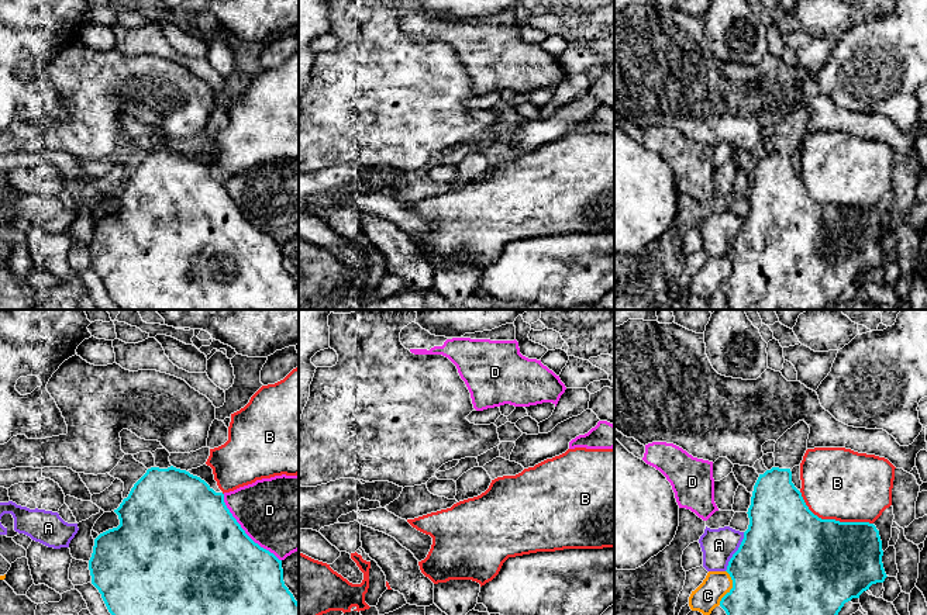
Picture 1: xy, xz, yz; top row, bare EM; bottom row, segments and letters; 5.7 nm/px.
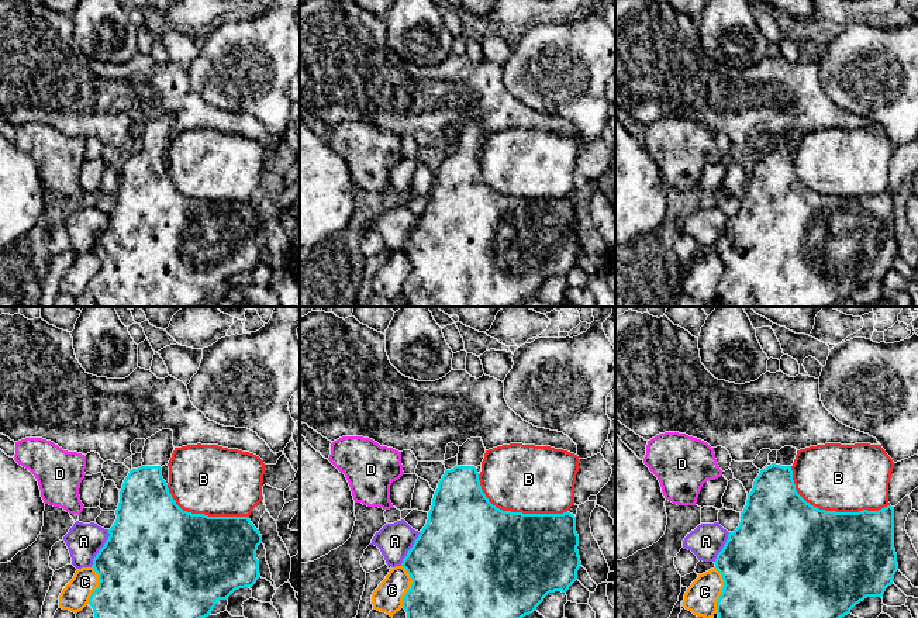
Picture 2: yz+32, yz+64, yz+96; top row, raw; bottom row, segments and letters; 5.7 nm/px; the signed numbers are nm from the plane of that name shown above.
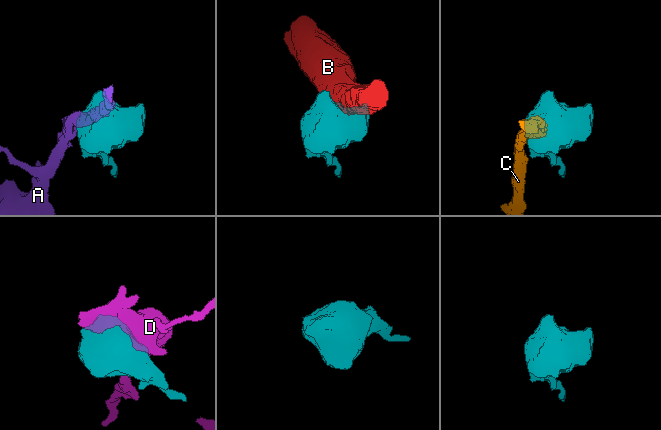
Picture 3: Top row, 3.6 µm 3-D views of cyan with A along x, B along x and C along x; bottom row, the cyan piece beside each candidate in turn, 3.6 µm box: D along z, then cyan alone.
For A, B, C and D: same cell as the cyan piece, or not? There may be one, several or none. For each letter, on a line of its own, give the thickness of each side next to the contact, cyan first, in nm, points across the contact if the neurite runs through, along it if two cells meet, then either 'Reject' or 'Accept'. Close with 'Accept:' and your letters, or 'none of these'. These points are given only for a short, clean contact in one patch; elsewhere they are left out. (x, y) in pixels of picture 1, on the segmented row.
A: Thickness 500 nm (cyan) against 190 nm. Reject
B: Thickness 500 nm (cyan) against 420 nm. Reject
C: Thickness 480 nm (cyan) against 160 nm. Reject
D: Thickness 500 nm (cyan) against 440 nm. Reject
Accept: none of these

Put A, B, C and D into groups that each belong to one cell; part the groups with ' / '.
A / B / C / D

